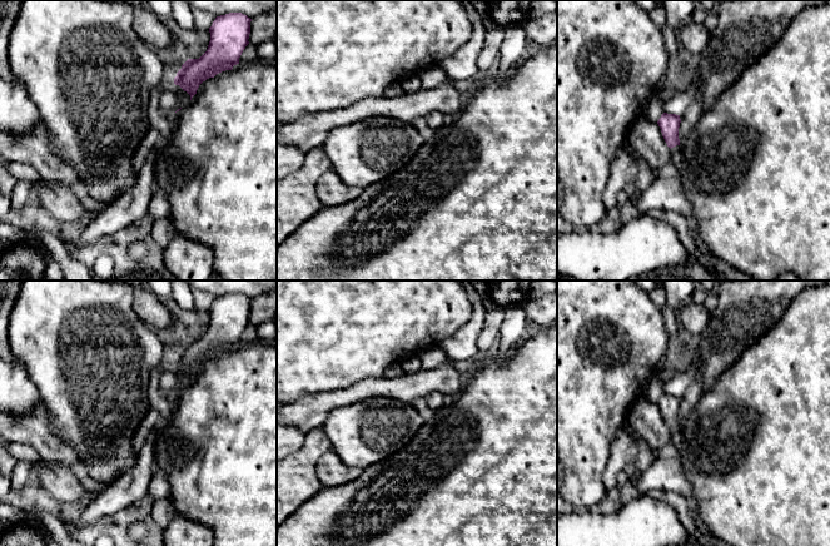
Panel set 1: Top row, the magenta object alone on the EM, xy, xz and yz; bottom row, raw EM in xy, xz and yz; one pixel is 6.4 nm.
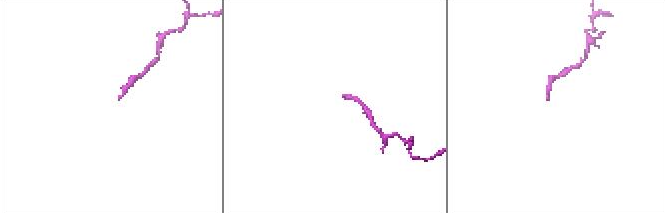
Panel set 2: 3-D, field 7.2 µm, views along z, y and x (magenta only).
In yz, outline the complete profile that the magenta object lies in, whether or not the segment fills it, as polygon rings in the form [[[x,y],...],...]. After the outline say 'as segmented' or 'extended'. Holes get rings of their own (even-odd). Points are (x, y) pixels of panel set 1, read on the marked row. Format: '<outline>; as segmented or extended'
[[[663,113],[658,119],[657,124],[661,129],[662,136],[671,149],[675,159],[679,159],[682,155],[682,145],[679,139],[679,128],[680,128],[680,115]]]; extended

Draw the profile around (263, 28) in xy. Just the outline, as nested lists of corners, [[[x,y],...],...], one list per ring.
[[[277,10],[258,15],[250,21],[249,44],[258,46],[277,33]]]

